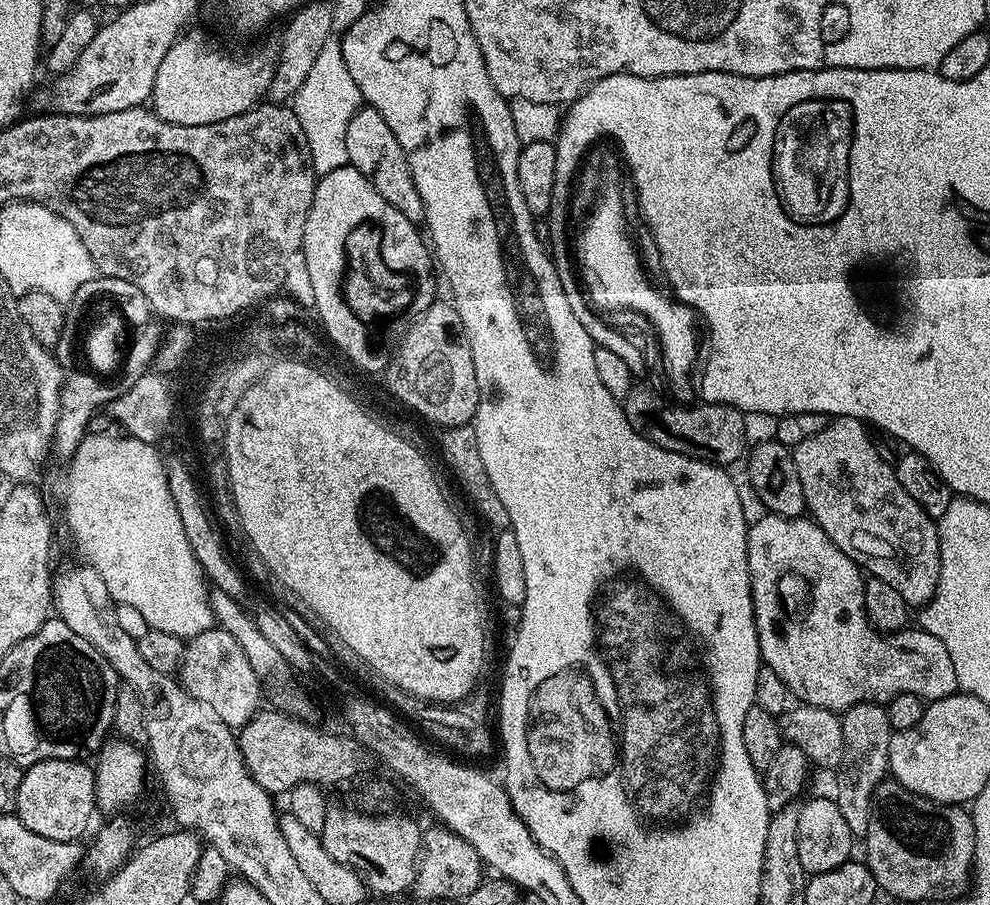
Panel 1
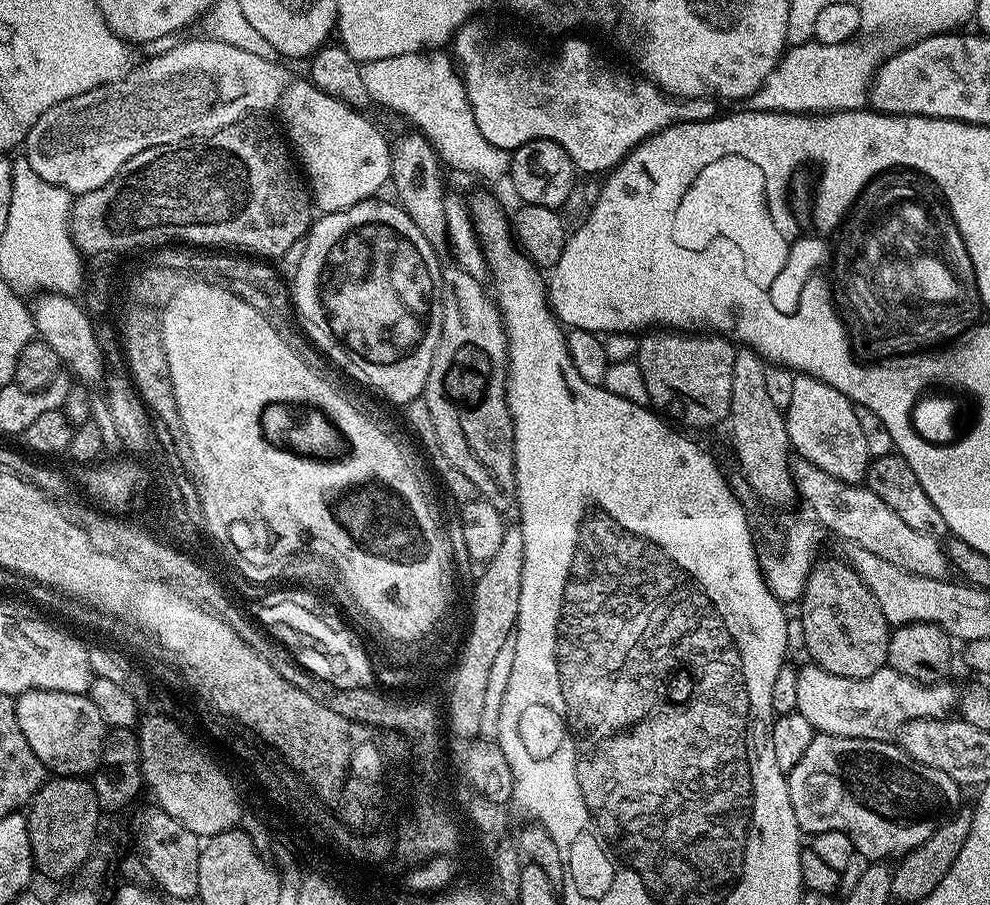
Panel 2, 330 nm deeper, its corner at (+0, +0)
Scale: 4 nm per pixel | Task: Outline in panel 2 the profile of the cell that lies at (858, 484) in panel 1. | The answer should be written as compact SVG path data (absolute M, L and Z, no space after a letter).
M794 375L794 394L790 397L790 406L784 413L784 425L788 431L788 443L791 451L799 459L818 466L818 470L826 470L834 478L847 484L861 483L867 477L870 457L866 450L866 441L862 429L858 427L858 417L854 414L856 405L848 399L846 394L834 390L826 381L817 376Z

